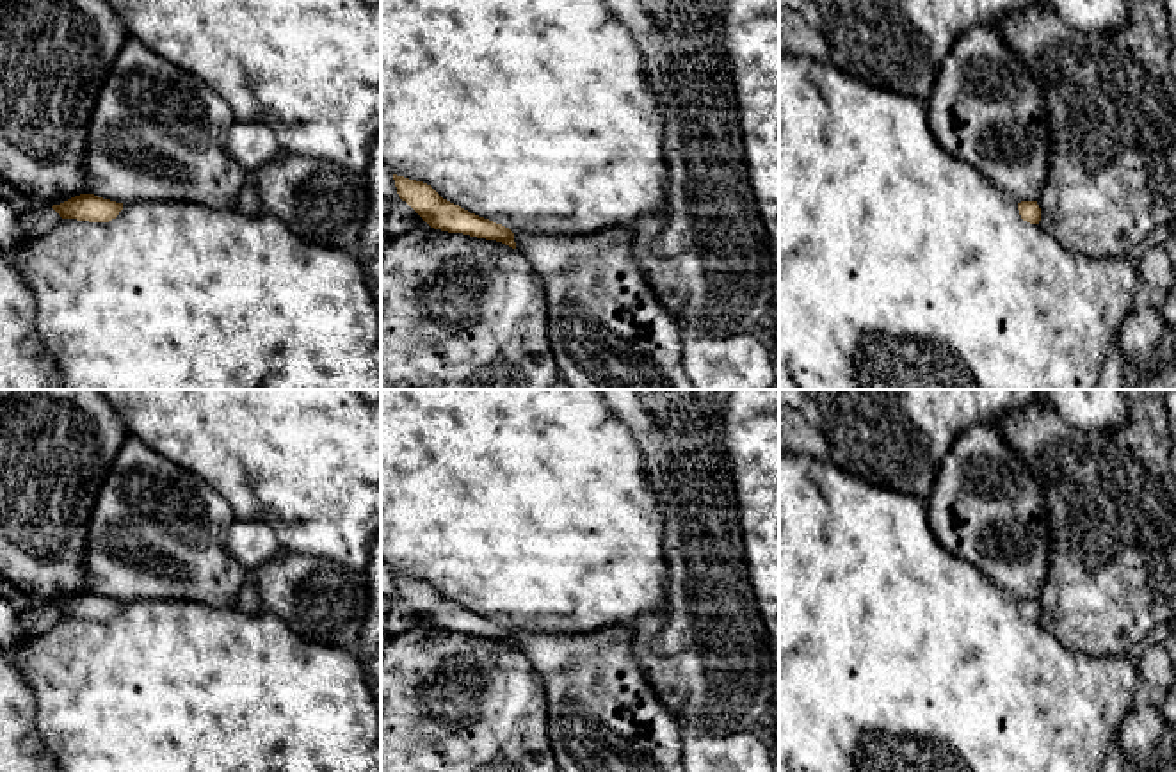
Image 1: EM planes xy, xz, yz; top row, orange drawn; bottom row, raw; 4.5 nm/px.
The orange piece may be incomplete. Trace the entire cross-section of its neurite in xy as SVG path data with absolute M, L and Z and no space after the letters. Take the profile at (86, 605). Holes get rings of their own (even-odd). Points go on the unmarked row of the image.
M80 592L60 603L52 605L62 617L77 617L89 621L109 621L119 614L123 601L98 596L94 592Z

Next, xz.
M393 573L397 592L406 599L431 626L463 631L477 637L496 639L516 647L514 631L489 617L470 612L468 608L443 598L431 583Z

